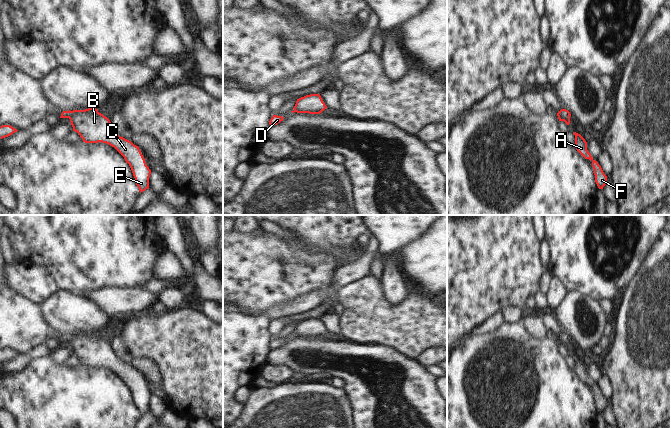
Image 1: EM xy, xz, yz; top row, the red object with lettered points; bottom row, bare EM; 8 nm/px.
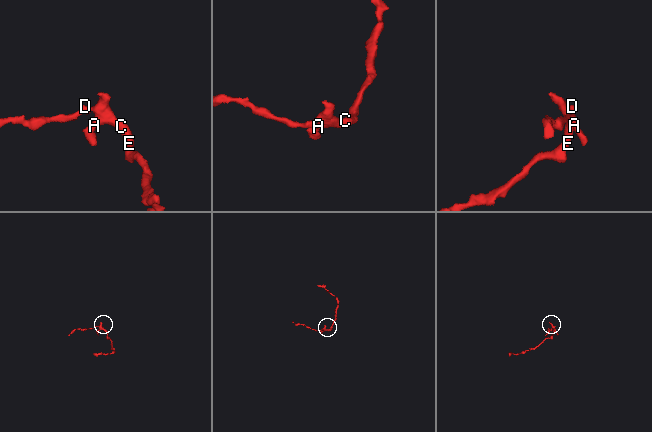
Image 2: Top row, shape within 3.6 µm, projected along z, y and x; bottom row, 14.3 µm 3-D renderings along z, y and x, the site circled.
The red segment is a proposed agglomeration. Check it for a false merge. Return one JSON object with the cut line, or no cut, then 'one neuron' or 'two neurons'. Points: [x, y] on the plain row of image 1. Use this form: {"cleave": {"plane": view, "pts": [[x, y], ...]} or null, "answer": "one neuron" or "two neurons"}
{"cleave": null, "answer": "one neuron"}

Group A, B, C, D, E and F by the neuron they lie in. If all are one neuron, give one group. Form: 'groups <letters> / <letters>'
groups A B C D E F

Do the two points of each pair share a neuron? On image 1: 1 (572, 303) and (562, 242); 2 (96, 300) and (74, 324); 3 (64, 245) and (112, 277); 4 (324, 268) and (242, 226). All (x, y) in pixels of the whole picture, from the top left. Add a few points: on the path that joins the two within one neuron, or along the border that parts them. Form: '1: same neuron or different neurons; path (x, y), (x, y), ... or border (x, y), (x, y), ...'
1: different neurons; border (569, 292), (576, 291), (593, 299)
2: different neurons; border (75, 293), (96, 306), (108, 317)
3: same neuron; path (76, 245), (80, 245), (100, 265)
4: different neurons; border (233, 229), (241, 233), (266, 234)

